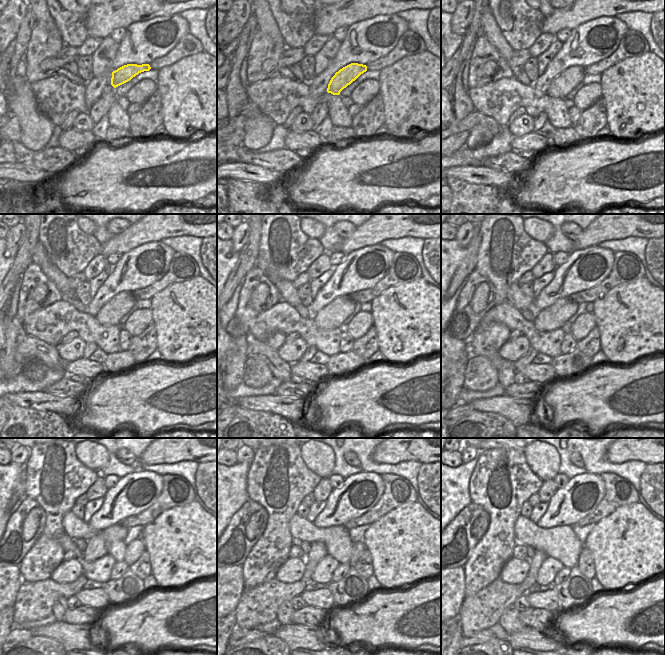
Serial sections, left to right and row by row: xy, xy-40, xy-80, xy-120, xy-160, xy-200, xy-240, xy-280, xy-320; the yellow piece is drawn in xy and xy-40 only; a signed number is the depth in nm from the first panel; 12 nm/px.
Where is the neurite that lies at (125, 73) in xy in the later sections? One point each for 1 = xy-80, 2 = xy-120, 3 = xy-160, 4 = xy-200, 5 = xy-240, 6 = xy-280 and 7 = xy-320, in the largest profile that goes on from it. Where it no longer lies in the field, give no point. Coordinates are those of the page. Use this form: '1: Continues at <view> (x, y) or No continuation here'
1: Continues at xy-80 (562, 85)
2: Continues at xy-120 (111, 312)
3: Continues at xy-160 (332, 316)
4: Continues at xy-200 (554, 317)
5: Continues at xy-240 (97, 546)
6: Continues at xy-280 (318, 551)
7: Continues at xy-320 (539, 556)

